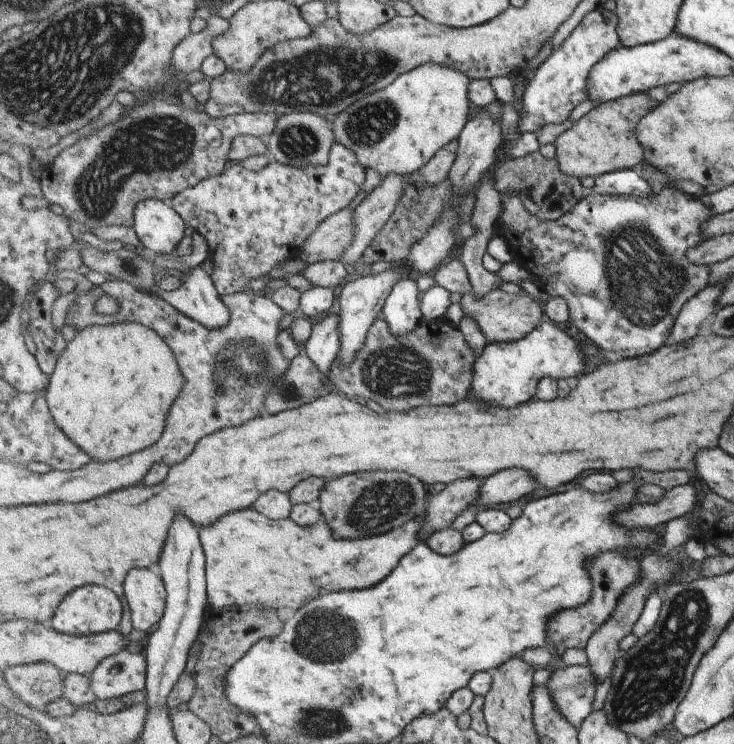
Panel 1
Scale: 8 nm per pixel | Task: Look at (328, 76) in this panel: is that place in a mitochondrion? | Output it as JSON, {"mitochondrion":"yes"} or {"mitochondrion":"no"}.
{"mitochondrion":"yes"}

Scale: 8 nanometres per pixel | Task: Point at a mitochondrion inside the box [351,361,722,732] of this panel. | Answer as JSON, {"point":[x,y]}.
{"point":[652,675]}

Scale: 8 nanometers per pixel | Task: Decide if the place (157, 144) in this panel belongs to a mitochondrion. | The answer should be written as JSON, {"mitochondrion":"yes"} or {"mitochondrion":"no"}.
{"mitochondrion":"yes"}

